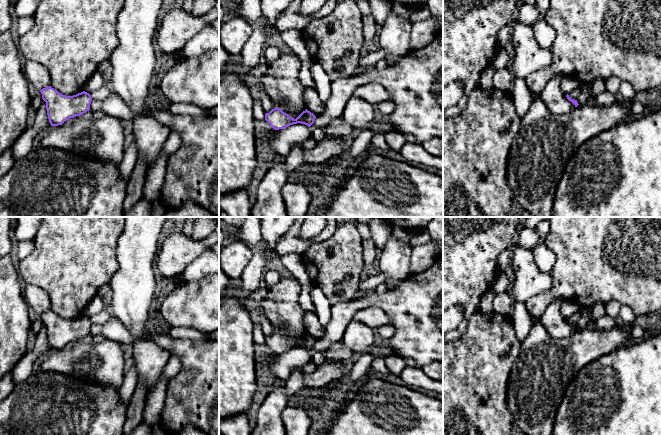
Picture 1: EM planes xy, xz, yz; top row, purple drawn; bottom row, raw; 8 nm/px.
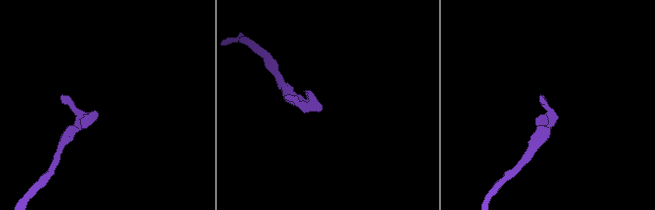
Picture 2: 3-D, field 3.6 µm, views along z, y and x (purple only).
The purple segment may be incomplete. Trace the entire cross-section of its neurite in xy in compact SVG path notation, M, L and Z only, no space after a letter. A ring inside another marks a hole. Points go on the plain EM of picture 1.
M51 310L40 314L46 326L46 334L51 350L62 349L70 342L80 340L90 334L91 319L85 315L73 320L59 317Z

